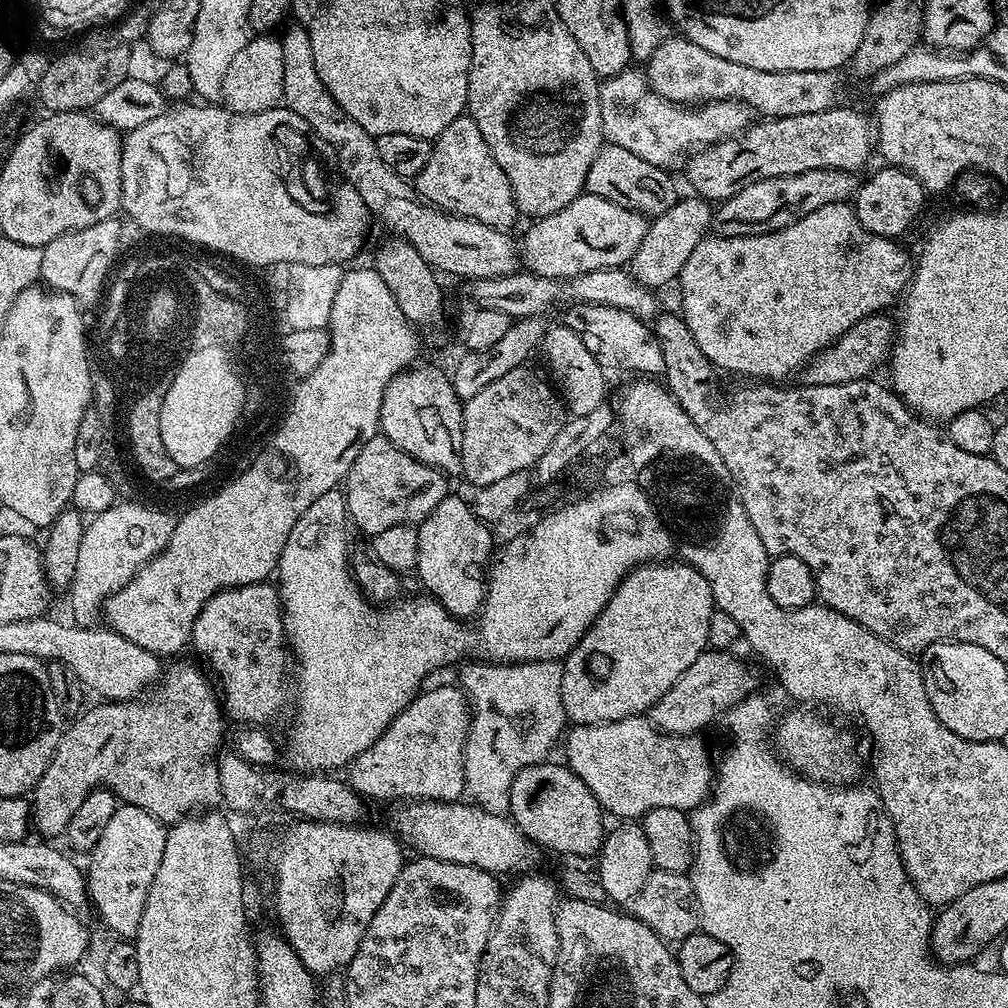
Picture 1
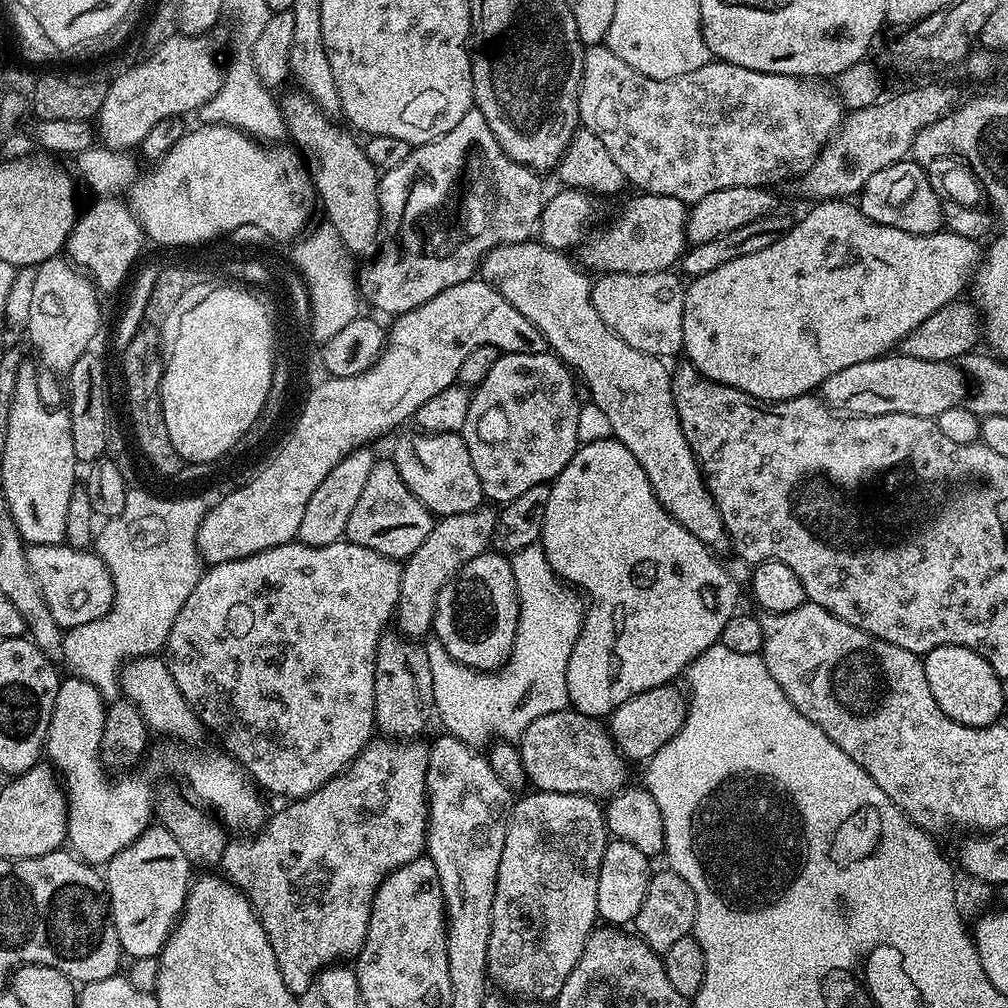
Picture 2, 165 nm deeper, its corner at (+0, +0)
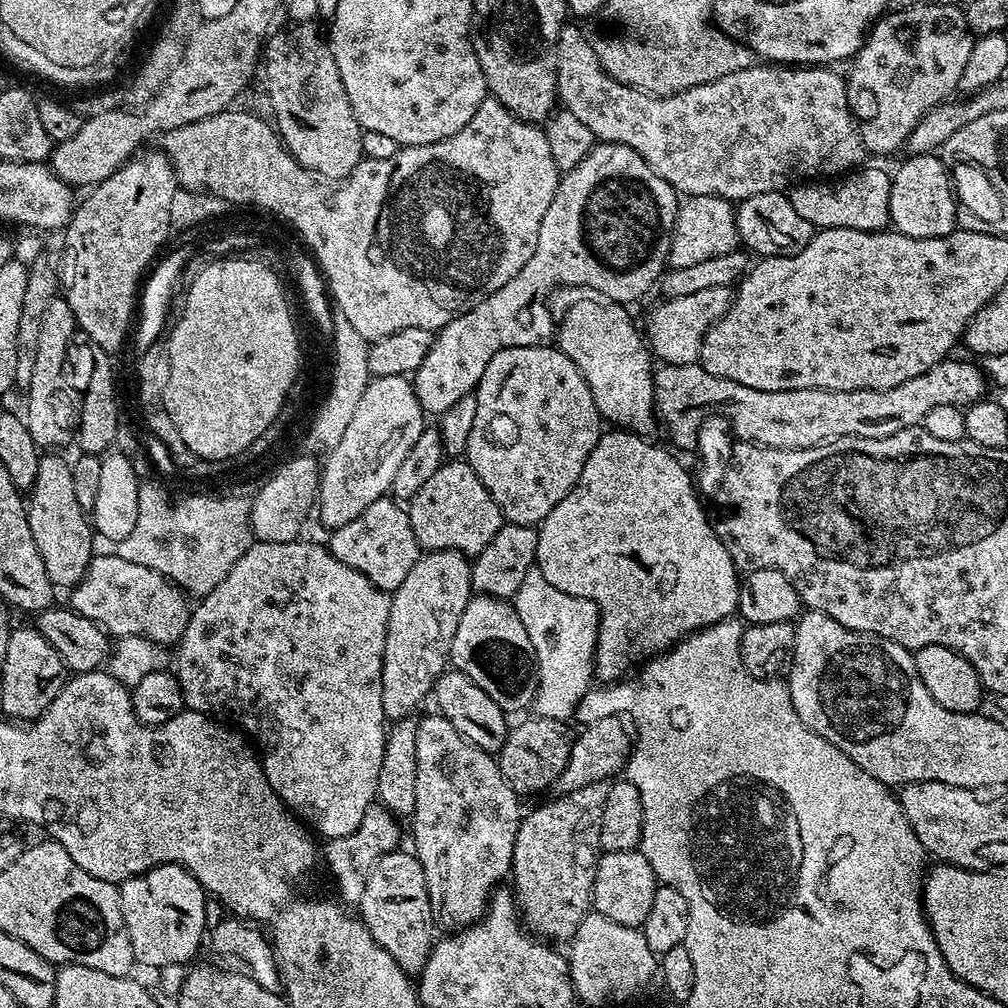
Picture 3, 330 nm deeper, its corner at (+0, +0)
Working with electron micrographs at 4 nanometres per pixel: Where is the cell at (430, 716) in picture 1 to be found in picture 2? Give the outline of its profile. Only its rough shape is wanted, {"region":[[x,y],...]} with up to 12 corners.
{"region":[[373,738],[229,839],[298,998],[428,843],[429,745]]}

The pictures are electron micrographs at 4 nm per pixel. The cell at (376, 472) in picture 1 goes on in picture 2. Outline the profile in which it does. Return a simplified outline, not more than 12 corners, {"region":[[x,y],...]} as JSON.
{"region":[[377,462],[344,536],[403,562],[426,542],[431,510],[395,463]]}

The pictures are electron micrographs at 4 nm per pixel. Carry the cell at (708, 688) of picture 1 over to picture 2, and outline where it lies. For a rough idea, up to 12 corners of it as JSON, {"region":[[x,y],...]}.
{"region":[[672,684],[615,708],[610,735],[629,761],[647,762],[684,725]]}

